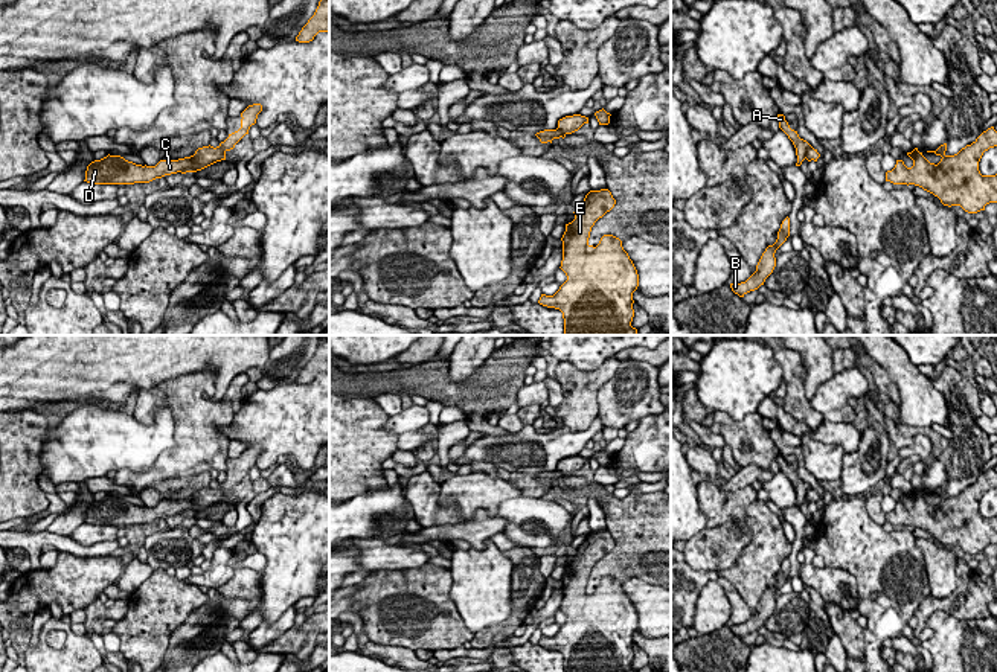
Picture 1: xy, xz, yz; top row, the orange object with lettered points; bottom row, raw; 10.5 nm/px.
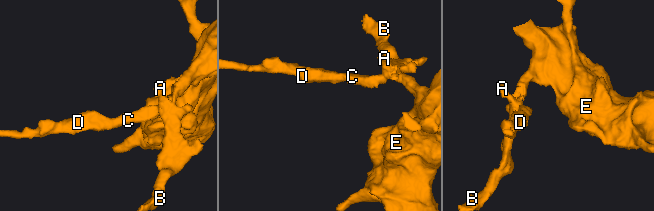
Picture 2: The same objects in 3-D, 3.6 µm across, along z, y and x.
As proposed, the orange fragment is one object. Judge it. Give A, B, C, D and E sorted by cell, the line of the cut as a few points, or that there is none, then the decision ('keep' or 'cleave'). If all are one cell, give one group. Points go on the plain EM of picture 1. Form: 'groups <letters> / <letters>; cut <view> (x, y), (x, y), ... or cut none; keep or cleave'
groups A B E / C D; cut yz (810, 486), (805, 499); cleave

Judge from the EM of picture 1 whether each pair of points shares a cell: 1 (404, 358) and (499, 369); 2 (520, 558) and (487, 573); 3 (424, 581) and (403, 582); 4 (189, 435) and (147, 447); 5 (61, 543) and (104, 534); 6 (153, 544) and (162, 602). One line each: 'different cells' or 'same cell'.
1: different cells
2: different cells
3: same cell
4: different cells
5: different cells
6: different cells

